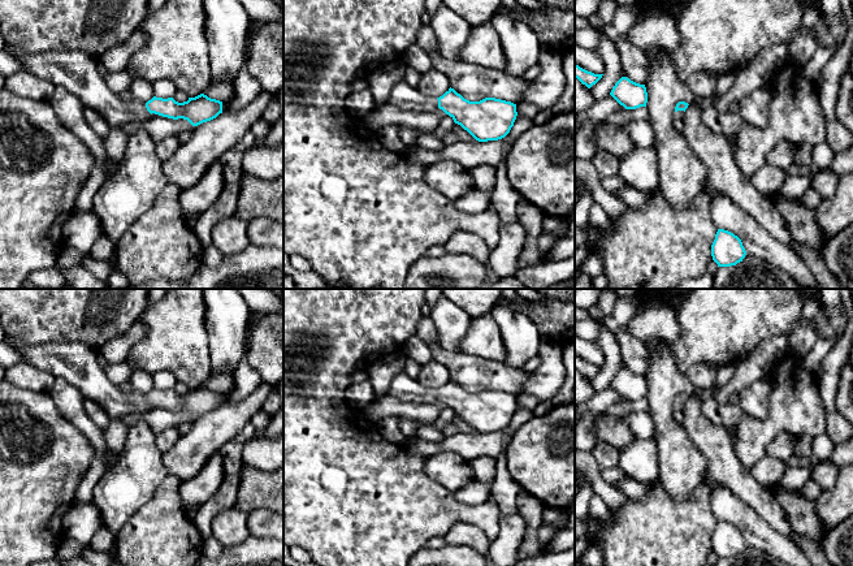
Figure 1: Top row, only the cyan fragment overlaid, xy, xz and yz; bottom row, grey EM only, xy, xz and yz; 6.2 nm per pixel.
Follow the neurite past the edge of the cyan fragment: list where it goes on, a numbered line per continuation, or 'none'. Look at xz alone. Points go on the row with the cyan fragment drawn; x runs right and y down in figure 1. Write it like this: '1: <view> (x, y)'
1: xz (403, 96)

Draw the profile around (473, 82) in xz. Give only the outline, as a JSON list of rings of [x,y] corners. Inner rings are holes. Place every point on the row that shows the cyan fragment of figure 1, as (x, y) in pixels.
[[[430,25],[421,26],[416,43],[430,55],[433,69],[442,72],[450,79],[450,87],[469,101],[495,98],[519,104],[532,83],[490,68],[445,59]]]

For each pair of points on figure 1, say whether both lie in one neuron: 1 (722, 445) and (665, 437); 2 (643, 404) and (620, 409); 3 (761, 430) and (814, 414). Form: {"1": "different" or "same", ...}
{"1": "different", "2": "same", "3": "same"}

